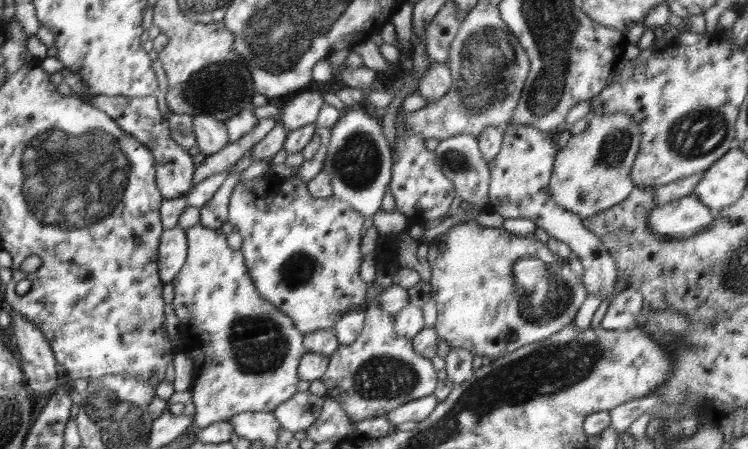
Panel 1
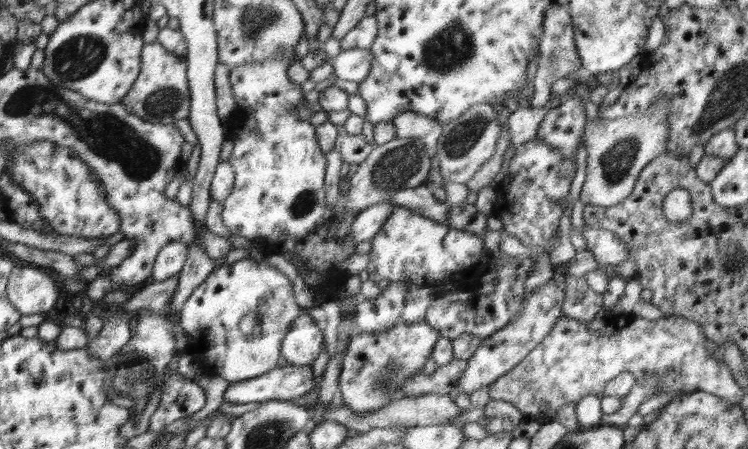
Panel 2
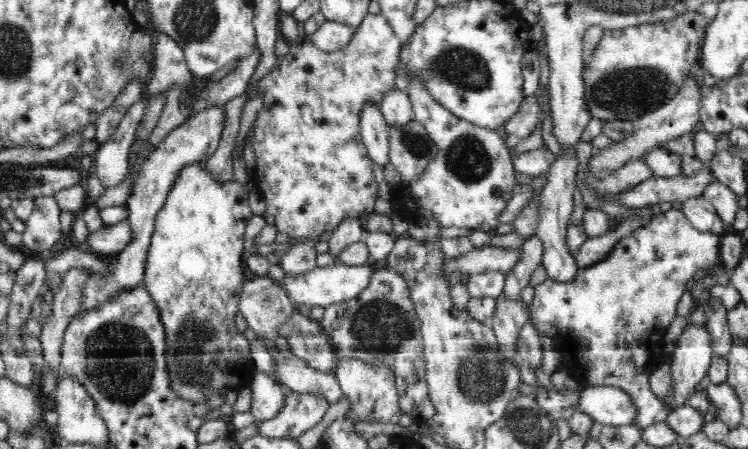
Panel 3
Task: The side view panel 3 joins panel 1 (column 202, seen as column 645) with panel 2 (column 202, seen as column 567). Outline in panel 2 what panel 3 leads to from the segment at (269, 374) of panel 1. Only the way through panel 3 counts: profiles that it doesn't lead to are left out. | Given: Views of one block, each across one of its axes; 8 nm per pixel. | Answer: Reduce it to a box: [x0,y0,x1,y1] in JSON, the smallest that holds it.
[180,258,303,383]

